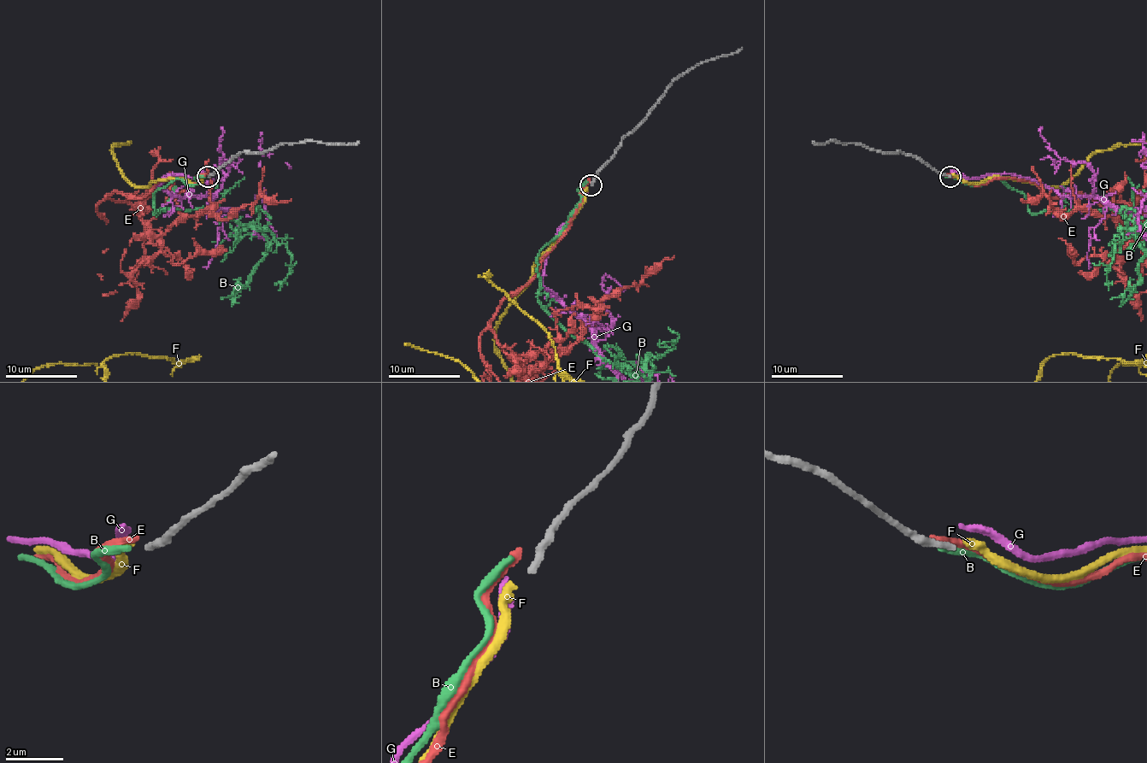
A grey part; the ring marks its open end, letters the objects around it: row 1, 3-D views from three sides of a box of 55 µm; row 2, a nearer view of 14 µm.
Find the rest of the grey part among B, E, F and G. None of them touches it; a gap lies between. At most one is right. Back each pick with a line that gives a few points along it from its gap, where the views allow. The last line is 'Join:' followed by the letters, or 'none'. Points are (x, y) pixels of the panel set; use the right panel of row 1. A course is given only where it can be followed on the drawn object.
Join: none

